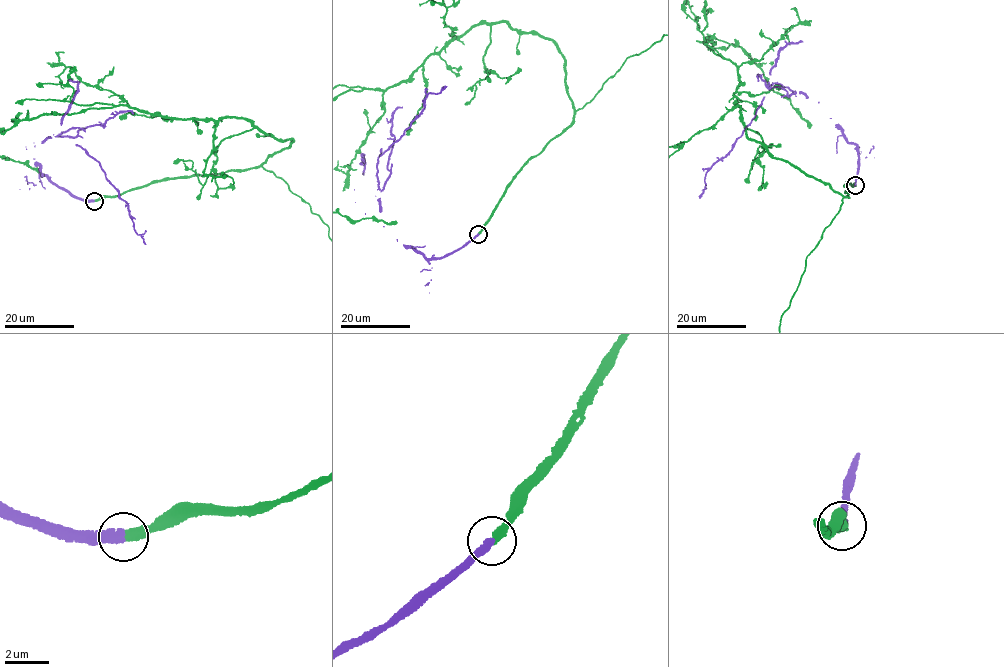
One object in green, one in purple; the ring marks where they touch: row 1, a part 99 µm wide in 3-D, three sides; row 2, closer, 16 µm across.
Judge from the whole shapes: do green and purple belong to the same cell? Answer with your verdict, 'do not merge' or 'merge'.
merge

